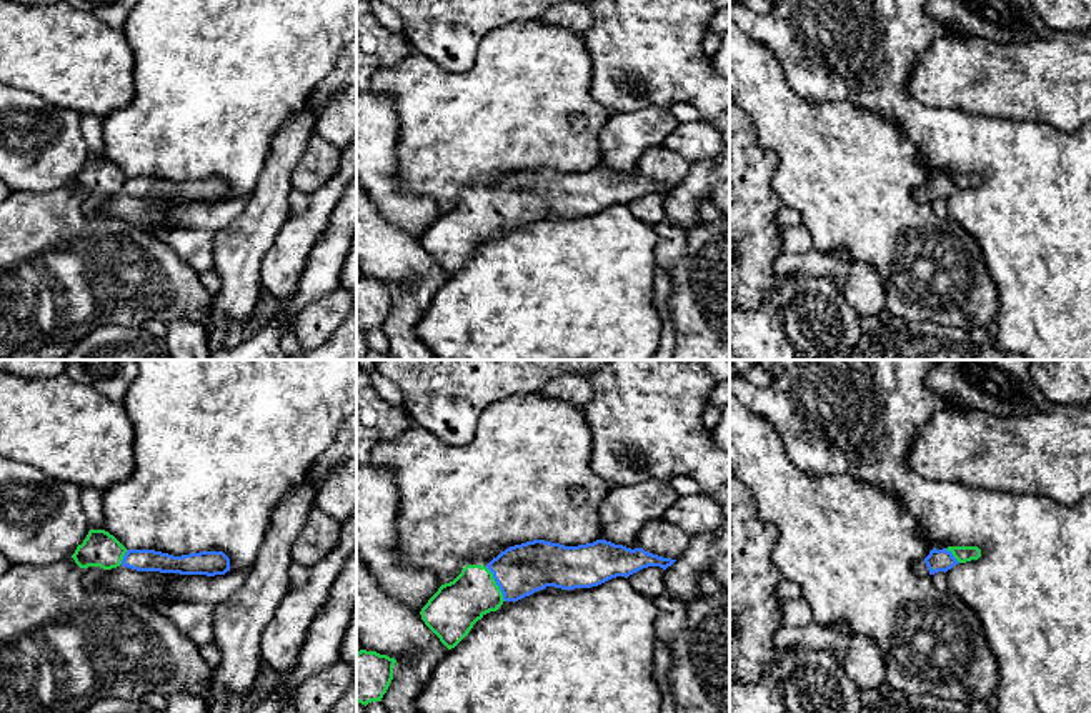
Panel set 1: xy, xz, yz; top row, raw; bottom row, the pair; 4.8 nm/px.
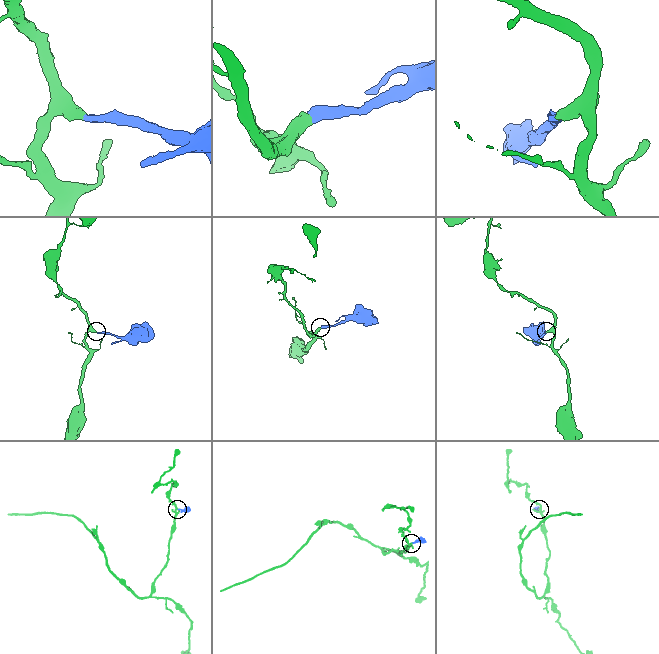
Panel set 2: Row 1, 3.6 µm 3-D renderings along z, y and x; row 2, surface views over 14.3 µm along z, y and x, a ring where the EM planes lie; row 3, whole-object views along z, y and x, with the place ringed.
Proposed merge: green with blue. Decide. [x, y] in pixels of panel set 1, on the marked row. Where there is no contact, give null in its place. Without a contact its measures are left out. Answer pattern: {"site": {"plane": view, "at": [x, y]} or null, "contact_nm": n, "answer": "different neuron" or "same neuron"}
{"site": {"plane": "xz", "at": [495, 583]}, "contact_nm": 190, "answer": "same neuron"}

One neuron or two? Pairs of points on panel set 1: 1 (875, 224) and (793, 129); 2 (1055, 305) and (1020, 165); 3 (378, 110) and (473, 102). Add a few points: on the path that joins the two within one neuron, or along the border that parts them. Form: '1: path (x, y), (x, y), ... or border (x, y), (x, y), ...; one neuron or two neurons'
1: path (861, 200), (817, 152); one neuron
2: path (1055, 270), (1055, 212), (1048, 200); one neuron
3: border (373, 89), (392, 97), (398, 117), (397, 149); two neurons

